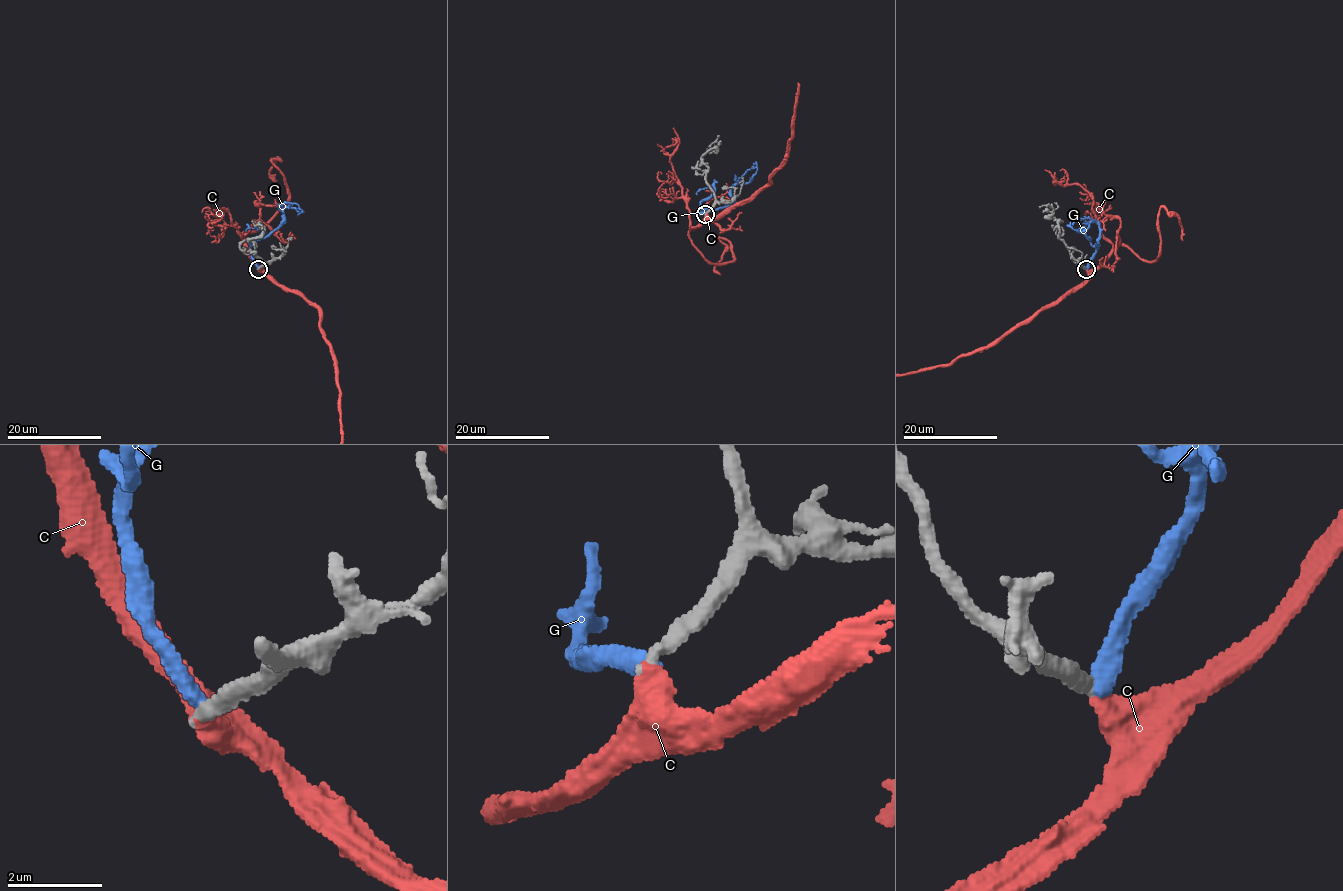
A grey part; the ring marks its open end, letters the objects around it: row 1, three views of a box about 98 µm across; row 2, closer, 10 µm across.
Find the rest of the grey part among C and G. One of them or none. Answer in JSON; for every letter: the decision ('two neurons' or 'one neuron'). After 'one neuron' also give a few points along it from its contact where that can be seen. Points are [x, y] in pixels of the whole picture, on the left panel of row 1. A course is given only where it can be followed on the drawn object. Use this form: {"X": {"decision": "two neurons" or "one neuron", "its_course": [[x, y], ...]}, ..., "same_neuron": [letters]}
{"C": {"decision": "one neuron"}, "G": {"decision": "two neurons"}, "same_neuron": ["C"]}

